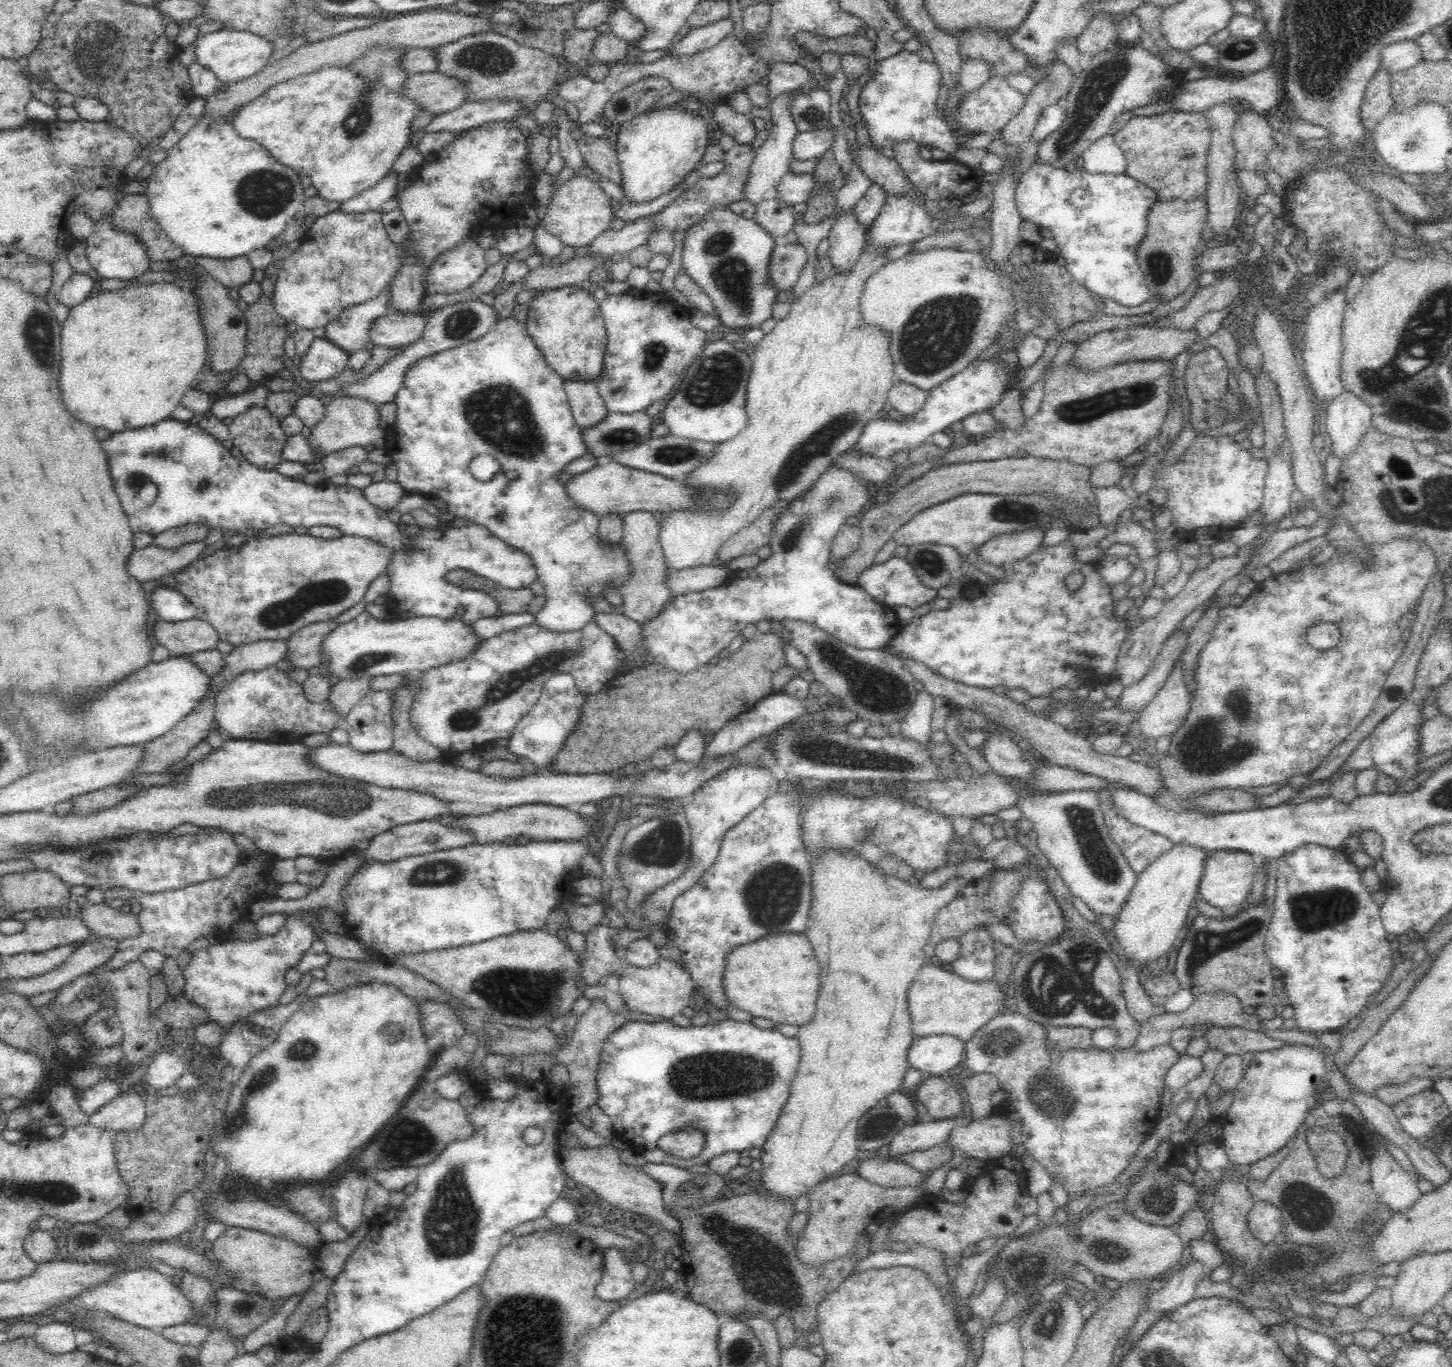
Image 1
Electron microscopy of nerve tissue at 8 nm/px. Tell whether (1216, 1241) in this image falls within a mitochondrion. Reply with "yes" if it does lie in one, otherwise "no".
no

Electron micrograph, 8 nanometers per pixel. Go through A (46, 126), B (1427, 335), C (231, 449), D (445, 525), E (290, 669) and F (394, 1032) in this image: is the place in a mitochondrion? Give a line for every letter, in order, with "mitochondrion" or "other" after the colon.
A: other
B: mitochondrion
C: other
D: other
E: other
F: mitochondrion

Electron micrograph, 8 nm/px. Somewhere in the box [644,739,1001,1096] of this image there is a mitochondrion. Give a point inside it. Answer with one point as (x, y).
(772, 897)

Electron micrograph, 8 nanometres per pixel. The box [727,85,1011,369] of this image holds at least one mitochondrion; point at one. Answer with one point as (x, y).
(810, 116)

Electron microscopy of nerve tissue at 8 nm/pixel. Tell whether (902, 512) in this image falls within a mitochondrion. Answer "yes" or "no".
no

